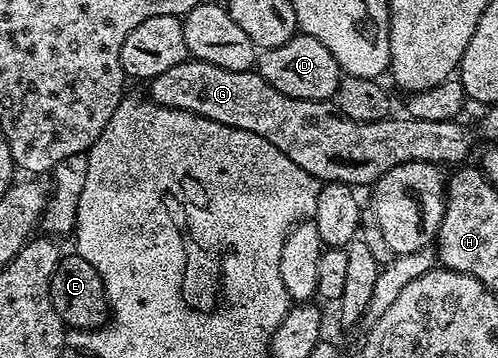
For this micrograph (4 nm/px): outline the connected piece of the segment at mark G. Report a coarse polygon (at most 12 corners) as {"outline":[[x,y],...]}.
{"outline":[[187,60],[158,106],[240,128],[322,184],[409,162],[462,164],[458,120],[357,122],[254,70]]}

